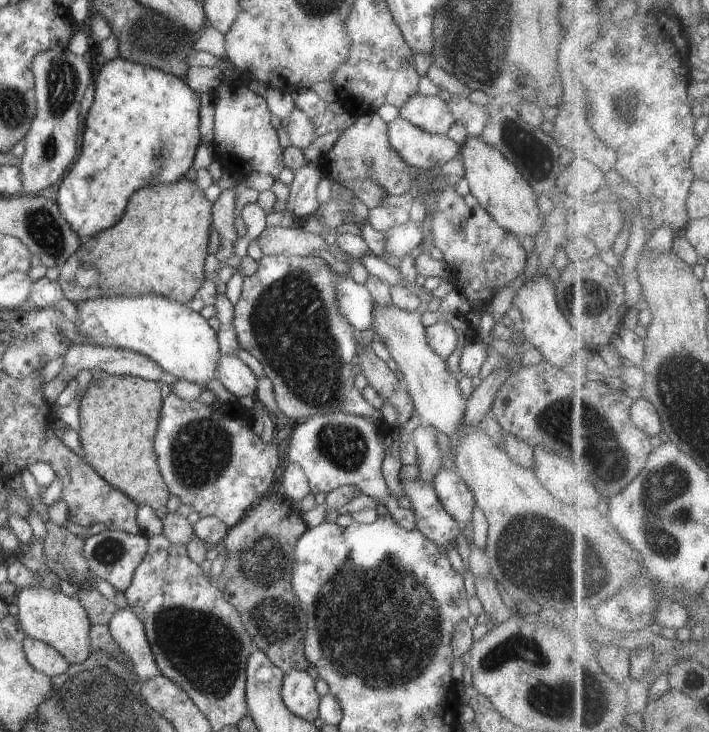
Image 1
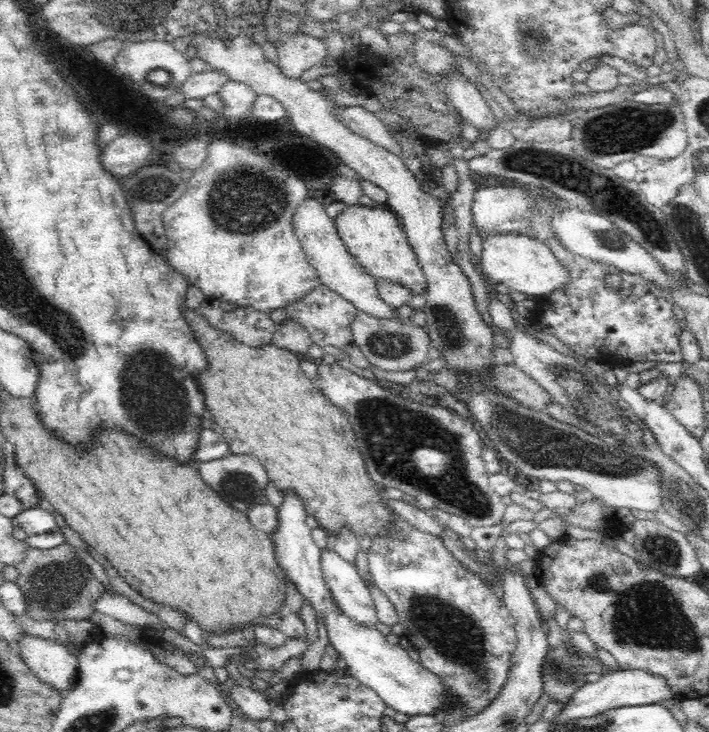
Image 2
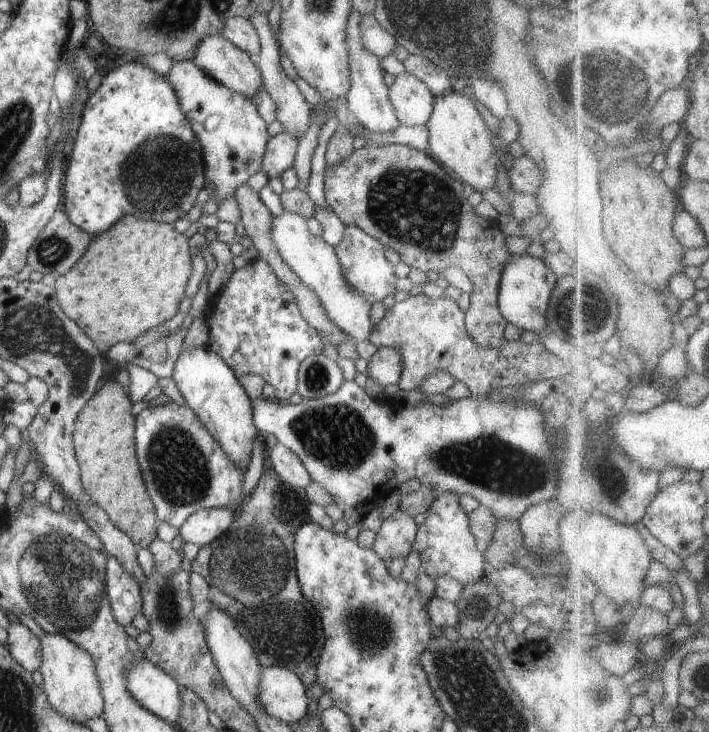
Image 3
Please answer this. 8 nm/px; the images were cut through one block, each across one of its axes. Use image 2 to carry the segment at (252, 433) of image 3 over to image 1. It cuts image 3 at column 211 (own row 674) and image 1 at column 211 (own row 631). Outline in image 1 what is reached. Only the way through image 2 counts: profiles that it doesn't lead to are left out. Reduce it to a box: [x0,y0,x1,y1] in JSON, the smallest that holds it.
[69,294,220,387]

